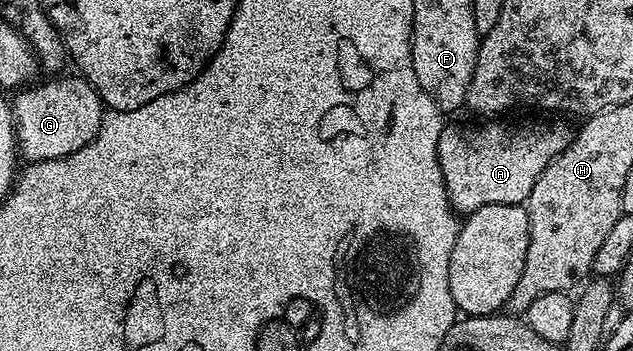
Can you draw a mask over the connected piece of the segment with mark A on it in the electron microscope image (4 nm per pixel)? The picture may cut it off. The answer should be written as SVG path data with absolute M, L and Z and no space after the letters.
M485 124L482 128L453 128L447 126L441 132L437 157L443 170L443 182L449 195L449 205L458 214L468 214L488 204L520 204L529 199L531 190L539 174L567 145L572 142L574 133L565 124L541 124L536 128L529 124L526 128L508 128L505 124Z

